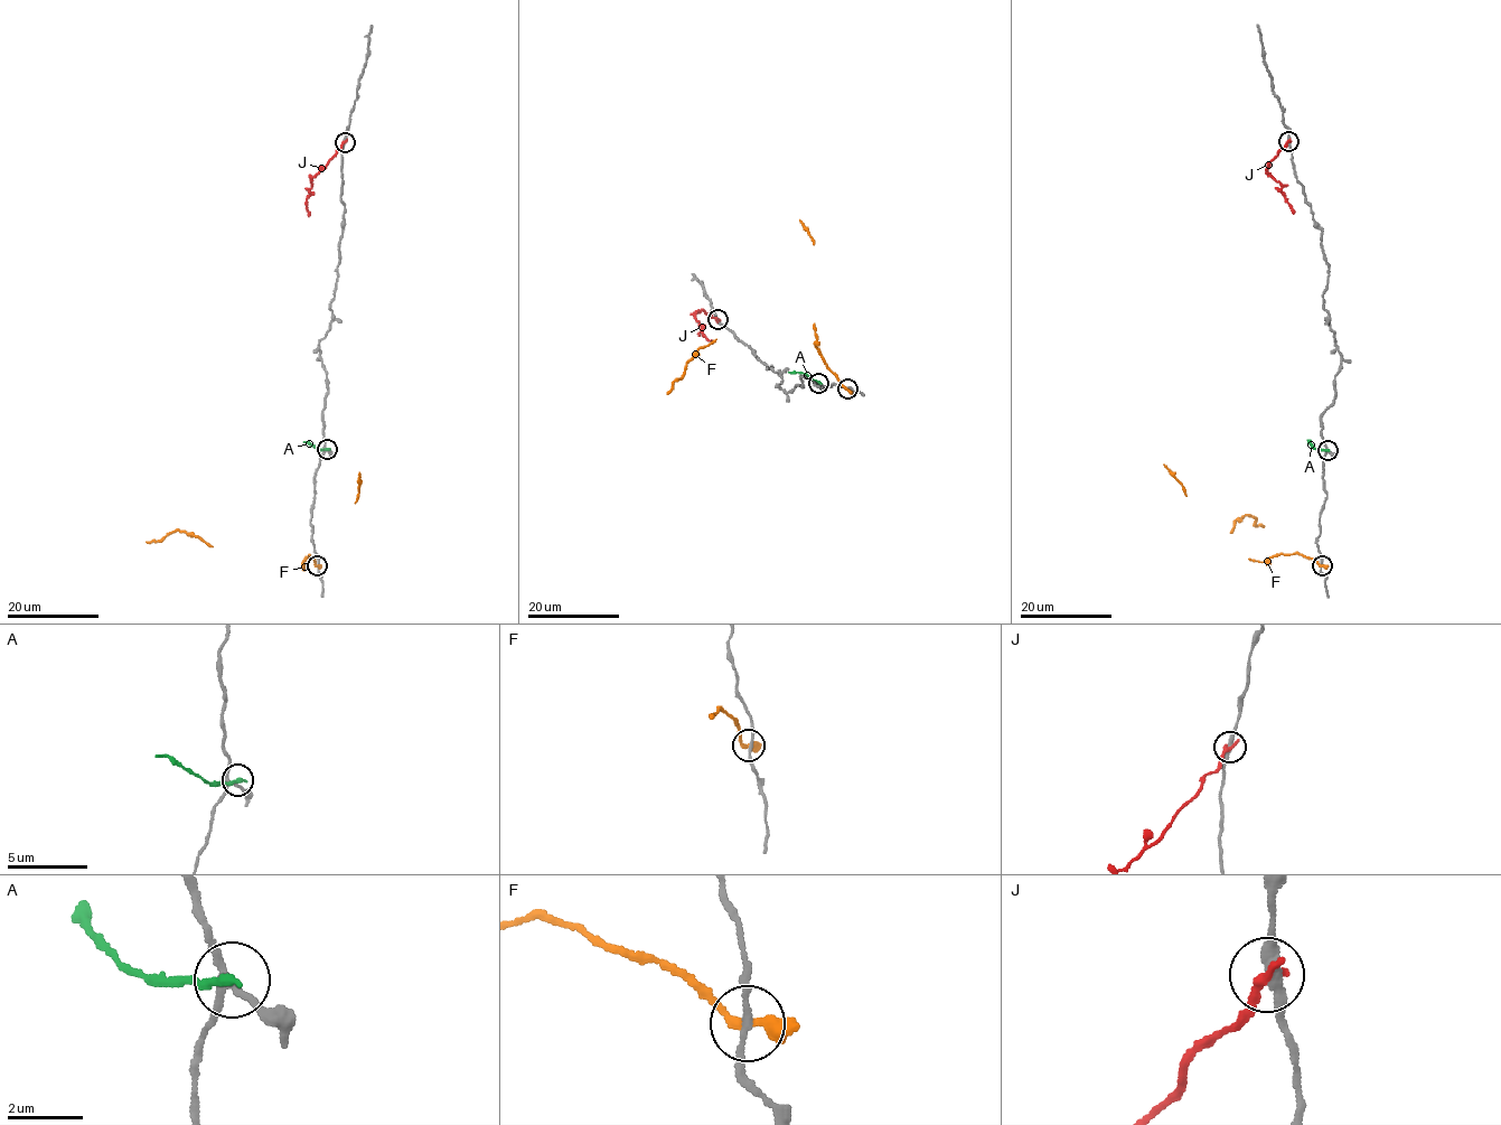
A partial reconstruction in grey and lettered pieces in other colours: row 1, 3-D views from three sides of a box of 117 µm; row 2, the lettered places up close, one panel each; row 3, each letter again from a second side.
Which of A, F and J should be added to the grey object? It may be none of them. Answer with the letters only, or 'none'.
A

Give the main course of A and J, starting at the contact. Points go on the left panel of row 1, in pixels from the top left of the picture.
A: (328, 448), (319, 450), (303, 442)
J: (344, 141), (312, 178), (307, 204), (308, 216)

